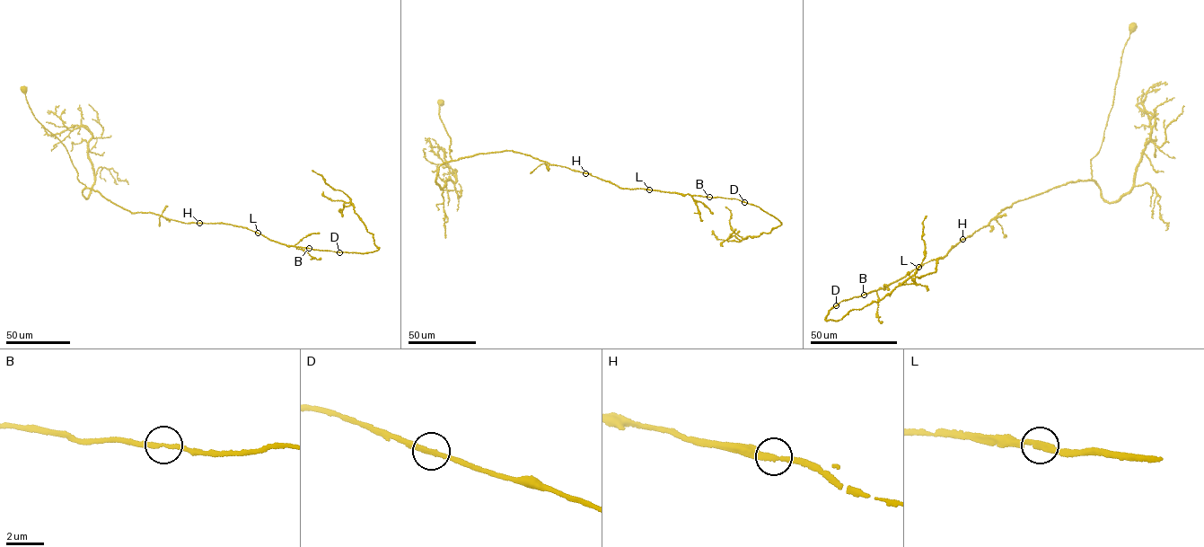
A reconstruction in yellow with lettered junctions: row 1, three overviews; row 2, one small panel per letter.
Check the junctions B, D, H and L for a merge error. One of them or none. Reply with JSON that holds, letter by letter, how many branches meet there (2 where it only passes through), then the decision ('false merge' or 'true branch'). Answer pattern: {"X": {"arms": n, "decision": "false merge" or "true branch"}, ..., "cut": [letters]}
{"B": {"arms": 2, "decision": "true branch"}, "D": {"arms": 2, "decision": "true branch"}, "H": {"arms": 2, "decision": "true branch"}, "L": {"arms": 2, "decision": "true branch"}, "cut": []}

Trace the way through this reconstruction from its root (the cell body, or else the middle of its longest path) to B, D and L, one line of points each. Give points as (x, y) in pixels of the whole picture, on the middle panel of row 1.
B: (440, 102), (438, 113), (450, 138), (452, 161), (510, 151), (586, 173), (624, 189), (708, 197)
D: (440, 102), (438, 113), (450, 138), (452, 161), (510, 151), (586, 173), (624, 189), (735, 198), (744, 202)
L: (440, 102), (438, 113), (450, 138), (452, 161), (510, 151), (590, 174), (620, 188), (649, 189)

